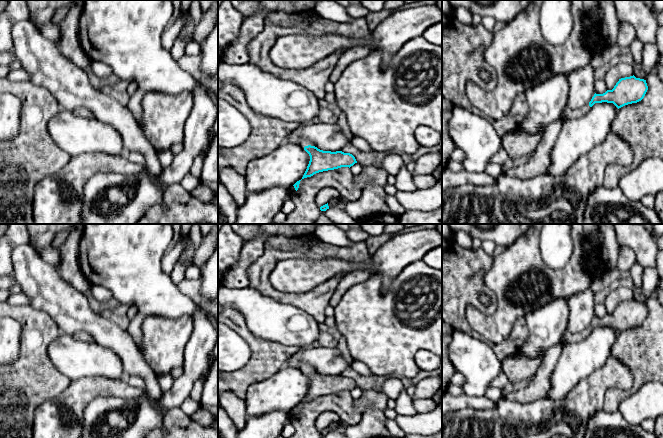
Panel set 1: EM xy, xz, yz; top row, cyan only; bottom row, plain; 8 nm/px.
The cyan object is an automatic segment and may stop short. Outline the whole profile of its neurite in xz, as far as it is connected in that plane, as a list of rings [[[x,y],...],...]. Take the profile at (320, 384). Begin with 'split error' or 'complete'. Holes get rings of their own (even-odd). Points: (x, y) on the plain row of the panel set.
split error; [[[307,363],[299,368],[310,380],[310,385],[302,403],[311,401],[316,397],[334,394],[341,391],[351,391],[357,387],[355,381],[350,377],[342,375],[323,375],[314,370]]]

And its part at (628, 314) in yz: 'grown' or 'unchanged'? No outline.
grown

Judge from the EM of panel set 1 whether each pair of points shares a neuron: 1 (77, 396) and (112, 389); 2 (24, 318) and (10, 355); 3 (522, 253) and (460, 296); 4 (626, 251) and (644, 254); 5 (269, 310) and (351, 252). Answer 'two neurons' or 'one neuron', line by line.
1: one neuron
2: two neurons
3: two neurons
4: two neurons
5: two neurons

